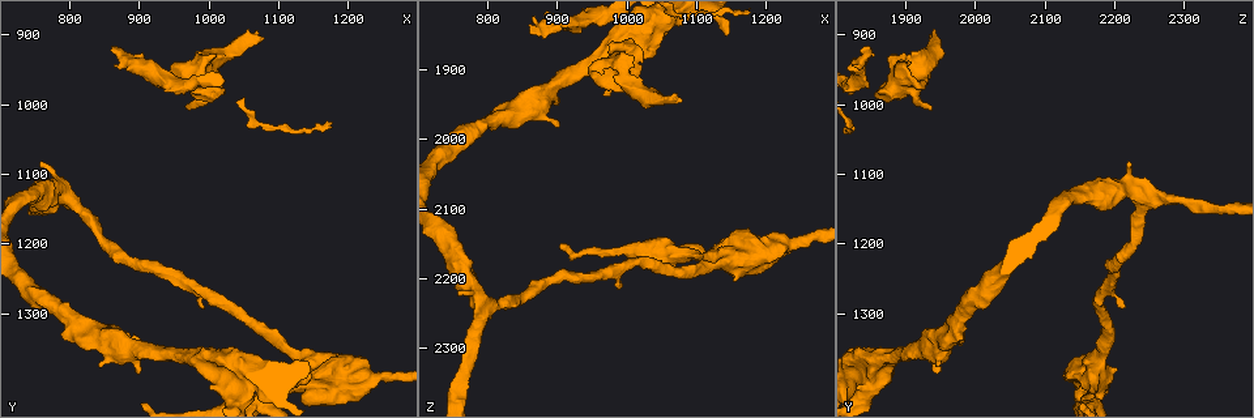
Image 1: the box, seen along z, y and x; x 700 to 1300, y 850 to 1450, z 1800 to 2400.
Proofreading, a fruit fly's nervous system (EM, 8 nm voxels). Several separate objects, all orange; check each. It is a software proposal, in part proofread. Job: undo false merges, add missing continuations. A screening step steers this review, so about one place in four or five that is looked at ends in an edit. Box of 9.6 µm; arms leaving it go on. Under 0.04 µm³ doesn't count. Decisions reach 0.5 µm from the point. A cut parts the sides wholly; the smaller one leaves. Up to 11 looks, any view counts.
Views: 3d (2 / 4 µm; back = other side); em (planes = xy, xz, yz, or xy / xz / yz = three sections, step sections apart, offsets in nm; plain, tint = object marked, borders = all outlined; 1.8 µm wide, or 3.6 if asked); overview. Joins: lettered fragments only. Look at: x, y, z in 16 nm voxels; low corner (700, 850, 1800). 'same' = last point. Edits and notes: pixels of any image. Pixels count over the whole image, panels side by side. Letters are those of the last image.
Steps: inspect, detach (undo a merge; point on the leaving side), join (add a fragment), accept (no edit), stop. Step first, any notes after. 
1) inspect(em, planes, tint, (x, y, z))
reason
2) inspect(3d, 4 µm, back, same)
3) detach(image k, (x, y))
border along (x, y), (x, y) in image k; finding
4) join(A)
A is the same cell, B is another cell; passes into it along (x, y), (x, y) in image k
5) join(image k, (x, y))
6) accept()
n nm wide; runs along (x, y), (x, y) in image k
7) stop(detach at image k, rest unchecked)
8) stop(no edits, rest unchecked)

inspect(em, planes, tint, (1080, 910, 1945))
stops while still wide

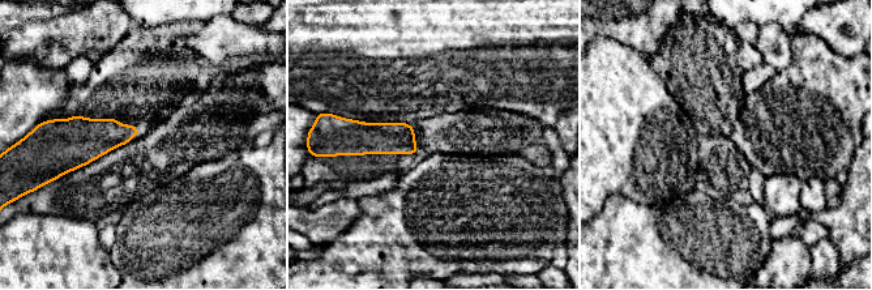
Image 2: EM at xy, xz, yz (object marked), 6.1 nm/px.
inspect(em, planes, borders, same)

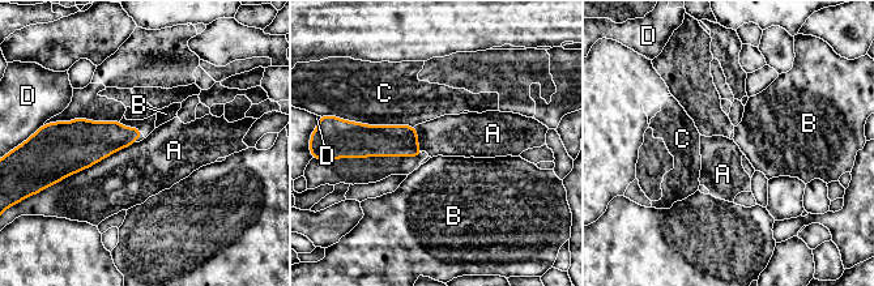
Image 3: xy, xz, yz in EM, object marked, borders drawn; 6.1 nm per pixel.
accept()
A, B, C and D are other cells; border along (133, 141), (85, 169) in image 3; none of them fits

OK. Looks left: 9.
inspect(3d, 2 µm, (940, 950, 1905))
free end

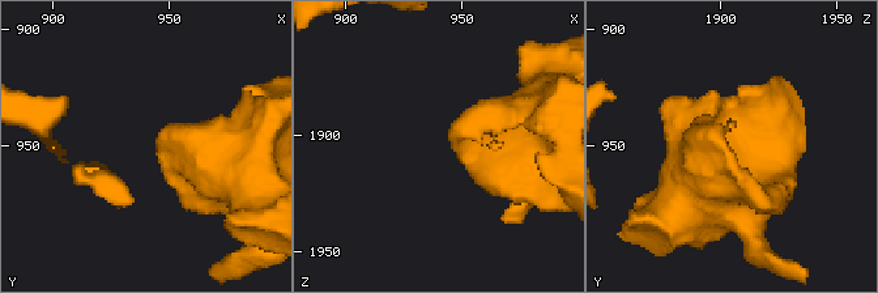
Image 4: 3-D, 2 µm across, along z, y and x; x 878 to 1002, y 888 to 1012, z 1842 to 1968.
inspect(em, planes, borders, (944, 950, 1904))

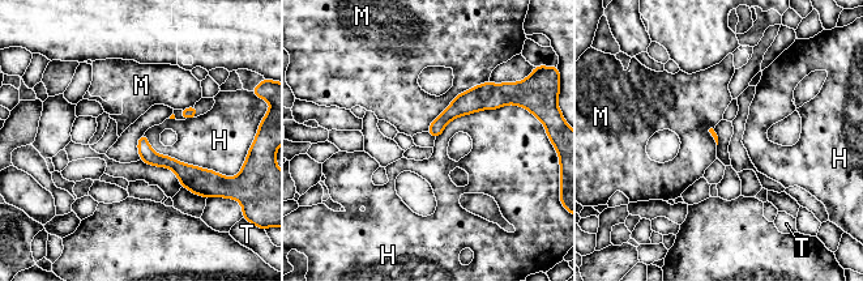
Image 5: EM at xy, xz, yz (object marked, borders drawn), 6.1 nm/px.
accept()
H, M and T are other cells; border along (488, 81), (461, 92), (426, 131) in image 5; no lettered fragment goes on from it

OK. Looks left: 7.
inspect(em, planes, tint, (860, 920, 1850))
an open end

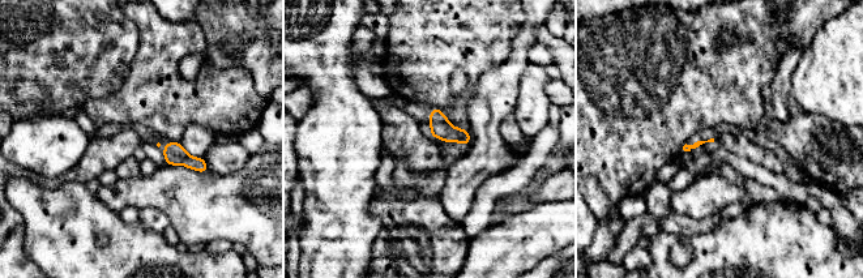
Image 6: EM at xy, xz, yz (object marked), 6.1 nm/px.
inspect(em, planes, borders, same)
what lies round it

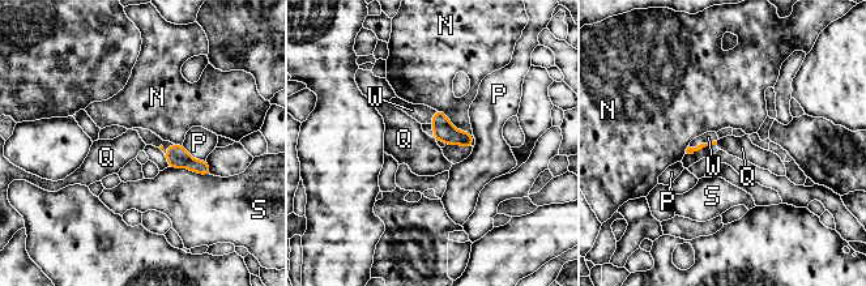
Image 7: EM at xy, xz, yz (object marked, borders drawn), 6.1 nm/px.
join(W)
N touches over 340 nm; W is the same cell, N, P, Q and S are other cells; it goes on there

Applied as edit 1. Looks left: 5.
inspect(overview)
redraw

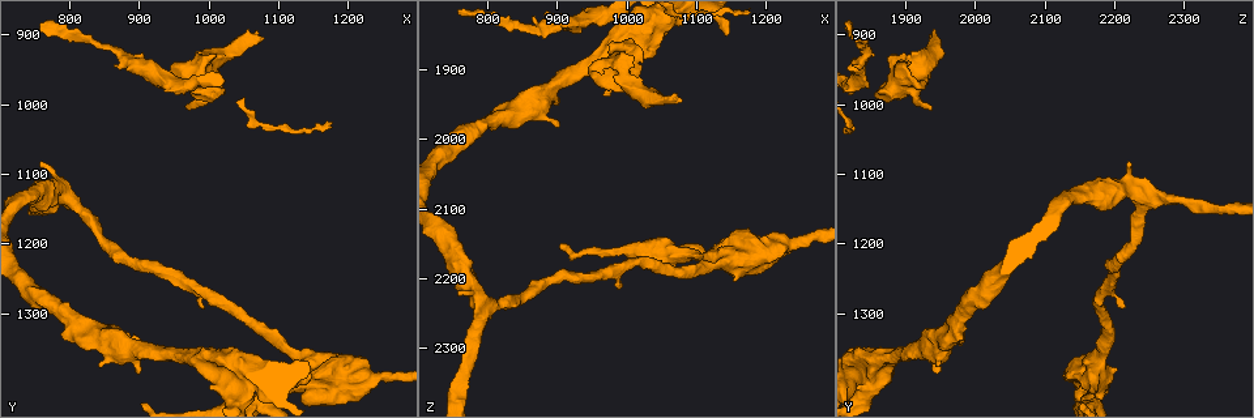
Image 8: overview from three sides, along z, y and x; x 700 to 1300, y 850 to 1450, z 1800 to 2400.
inspect(3d, 4 µm, (755, 1085, 2220))

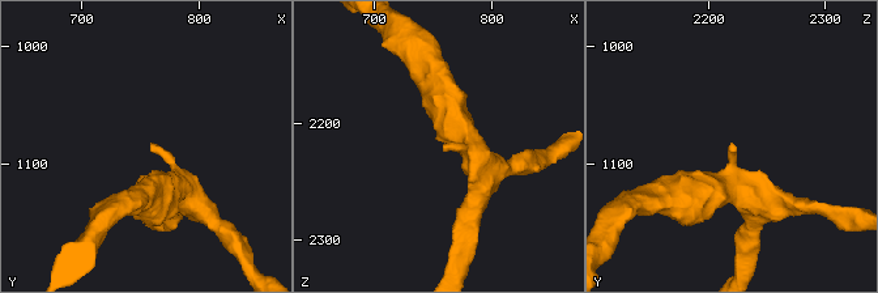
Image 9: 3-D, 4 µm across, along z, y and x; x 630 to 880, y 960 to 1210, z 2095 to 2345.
inspect(em, planes, borders, (760, 1082, 2220))
need the tissue

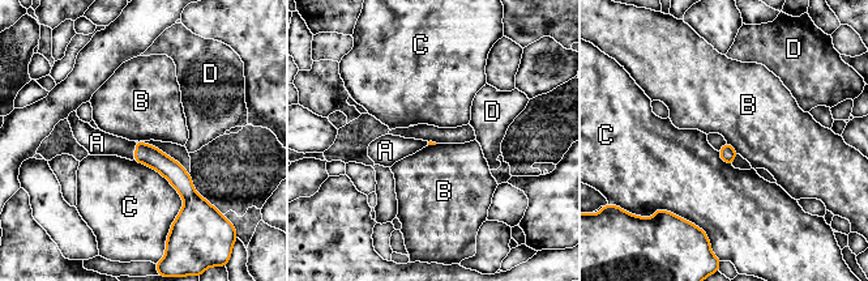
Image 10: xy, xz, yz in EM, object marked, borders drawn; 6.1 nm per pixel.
join(A)
A is the same cell, B, C and D are other cells; it goes on there

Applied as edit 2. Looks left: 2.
stop(join at image 7, join at image 10, rest unchecked)

